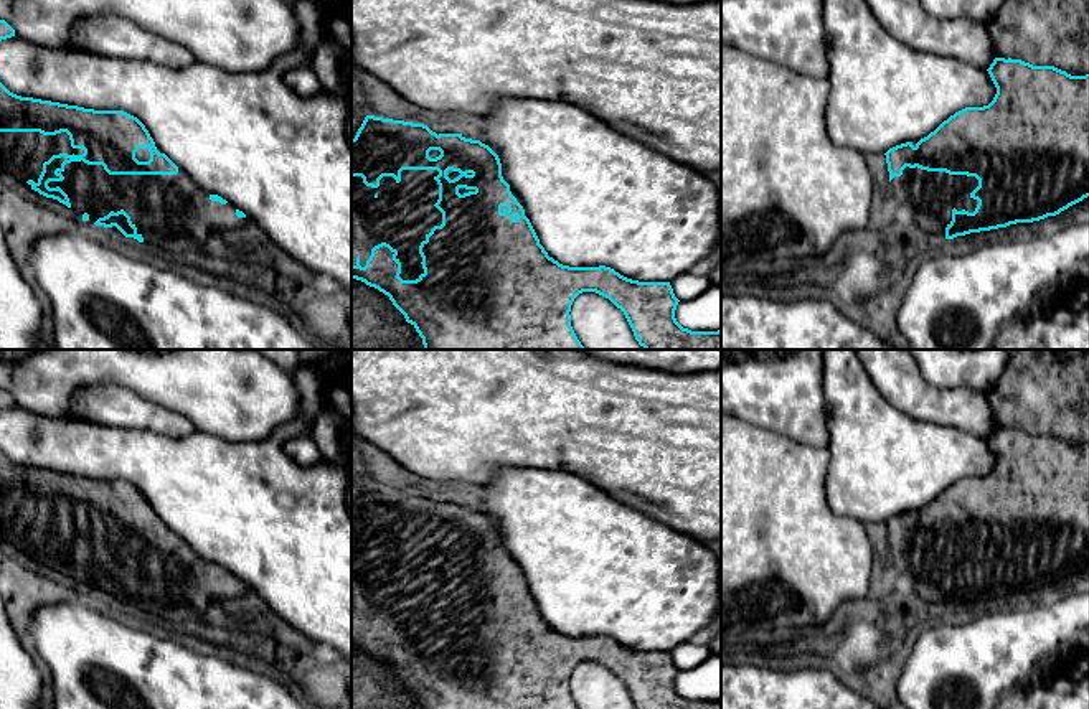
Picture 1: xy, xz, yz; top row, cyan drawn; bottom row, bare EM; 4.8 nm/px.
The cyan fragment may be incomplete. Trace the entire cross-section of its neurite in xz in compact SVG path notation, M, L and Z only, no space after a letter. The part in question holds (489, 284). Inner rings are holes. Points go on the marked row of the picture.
M366 115L351 139L351 279L361 280L389 297L419 336L424 350L584 350L571 326L571 305L582 292L596 292L620 308L645 350L721 350L721 330L691 331L683 328L675 310L678 298L670 282L639 282L627 279L610 267L569 267L548 256L528 219L521 198L503 180L498 155L480 140L465 139L462 134L432 132L424 124Z

